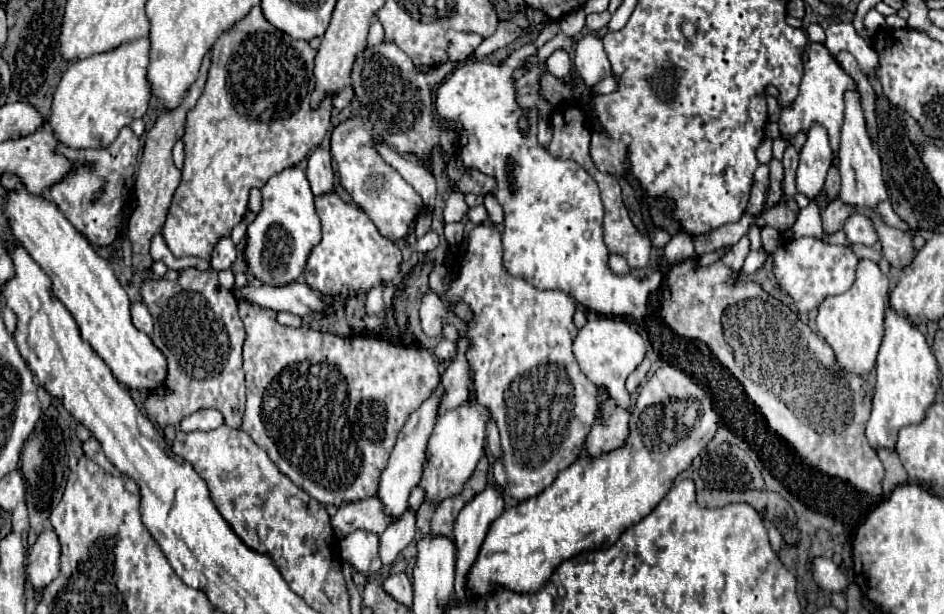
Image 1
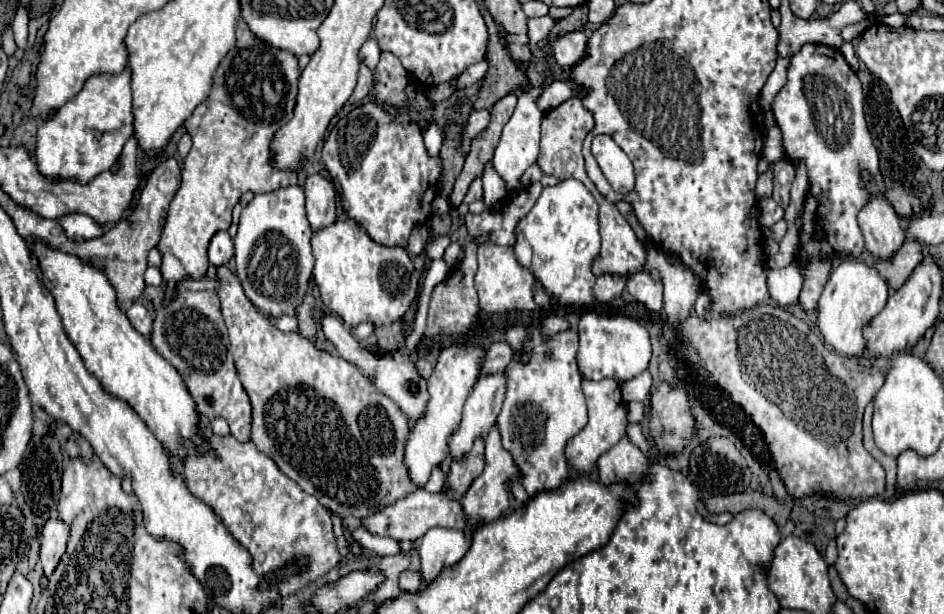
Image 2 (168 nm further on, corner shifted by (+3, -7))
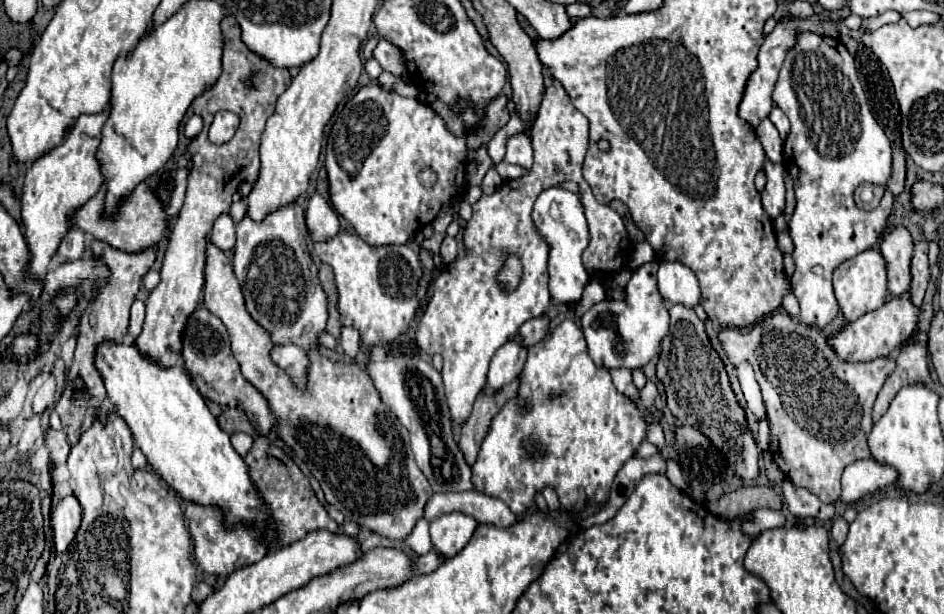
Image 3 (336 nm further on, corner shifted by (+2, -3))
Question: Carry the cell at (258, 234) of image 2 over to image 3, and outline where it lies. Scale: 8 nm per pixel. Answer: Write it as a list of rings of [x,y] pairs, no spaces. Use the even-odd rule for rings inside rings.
[[[291,202],[287,206],[277,208],[261,222],[255,222],[253,218],[243,216],[243,220],[239,220],[235,226],[237,226],[237,244],[235,244],[233,270],[243,288],[245,306],[253,316],[253,320],[257,320],[263,328],[271,332],[271,338],[275,344],[271,350],[271,358],[295,380],[299,388],[305,388],[305,374],[309,366],[305,352],[311,346],[317,346],[315,338],[319,332],[325,332],[325,324],[327,324],[327,296],[319,286],[317,268],[309,258],[309,250],[307,250],[309,232],[305,224],[305,210],[301,208],[299,202]]]

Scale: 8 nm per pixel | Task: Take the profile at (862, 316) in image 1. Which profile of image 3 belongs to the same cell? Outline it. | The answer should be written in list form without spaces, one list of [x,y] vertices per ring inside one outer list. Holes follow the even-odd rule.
[[[877,248],[865,250],[849,260],[845,260],[837,270],[833,272],[833,288],[839,302],[839,312],[843,314],[845,322],[851,324],[859,316],[875,310],[877,306],[883,306],[889,292],[887,292],[887,280],[885,280],[885,260]]]

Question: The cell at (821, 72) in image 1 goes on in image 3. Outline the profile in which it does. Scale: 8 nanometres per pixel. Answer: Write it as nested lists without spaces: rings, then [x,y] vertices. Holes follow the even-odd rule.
[[[811,32],[799,34],[799,36],[797,36],[797,44],[787,52],[787,58],[785,58],[785,62],[783,62],[783,66],[781,66],[779,80],[777,80],[775,90],[773,90],[773,102],[787,114],[787,118],[789,118],[789,122],[791,122],[791,132],[789,132],[785,144],[783,144],[783,164],[785,164],[785,168],[789,170],[789,174],[793,176],[793,180],[795,180],[795,196],[797,196],[797,208],[795,208],[795,212],[793,212],[793,216],[791,216],[791,222],[789,222],[789,234],[791,234],[793,246],[795,246],[795,248],[793,248],[795,272],[793,272],[791,280],[793,280],[793,292],[795,292],[795,296],[797,296],[797,300],[799,300],[799,306],[801,306],[799,320],[805,322],[805,324],[809,324],[809,326],[823,328],[823,326],[827,326],[827,324],[837,316],[837,312],[839,312],[837,300],[835,300],[835,294],[833,294],[833,286],[831,286],[831,274],[833,274],[833,270],[835,270],[841,262],[845,262],[845,260],[861,254],[863,250],[871,248],[873,244],[877,244],[881,232],[883,232],[885,226],[887,226],[887,216],[889,216],[889,212],[891,212],[893,194],[891,194],[889,190],[885,190],[879,208],[867,212],[867,210],[861,210],[861,208],[855,206],[855,202],[853,202],[853,192],[855,192],[855,188],[857,188],[859,184],[863,184],[863,182],[871,182],[871,184],[877,184],[877,186],[883,186],[883,188],[885,188],[885,184],[887,184],[887,180],[889,180],[889,176],[891,176],[891,144],[889,144],[889,138],[887,138],[885,132],[879,128],[877,120],[873,118],[873,114],[871,114],[871,110],[869,110],[867,96],[865,96],[863,86],[861,86],[861,82],[859,82],[859,78],[857,78],[857,68],[855,68],[853,56],[847,52],[847,48],[845,48],[837,38],[827,38],[827,36],[819,36],[819,34],[811,34]],[[815,266],[821,266],[823,272],[821,272],[821,274],[813,272]]]

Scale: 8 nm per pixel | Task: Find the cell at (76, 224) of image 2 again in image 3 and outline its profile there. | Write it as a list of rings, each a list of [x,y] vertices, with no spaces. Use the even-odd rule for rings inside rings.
[[[71,228],[67,236],[61,240],[57,252],[69,260],[79,260],[85,252],[85,234],[77,228]]]

